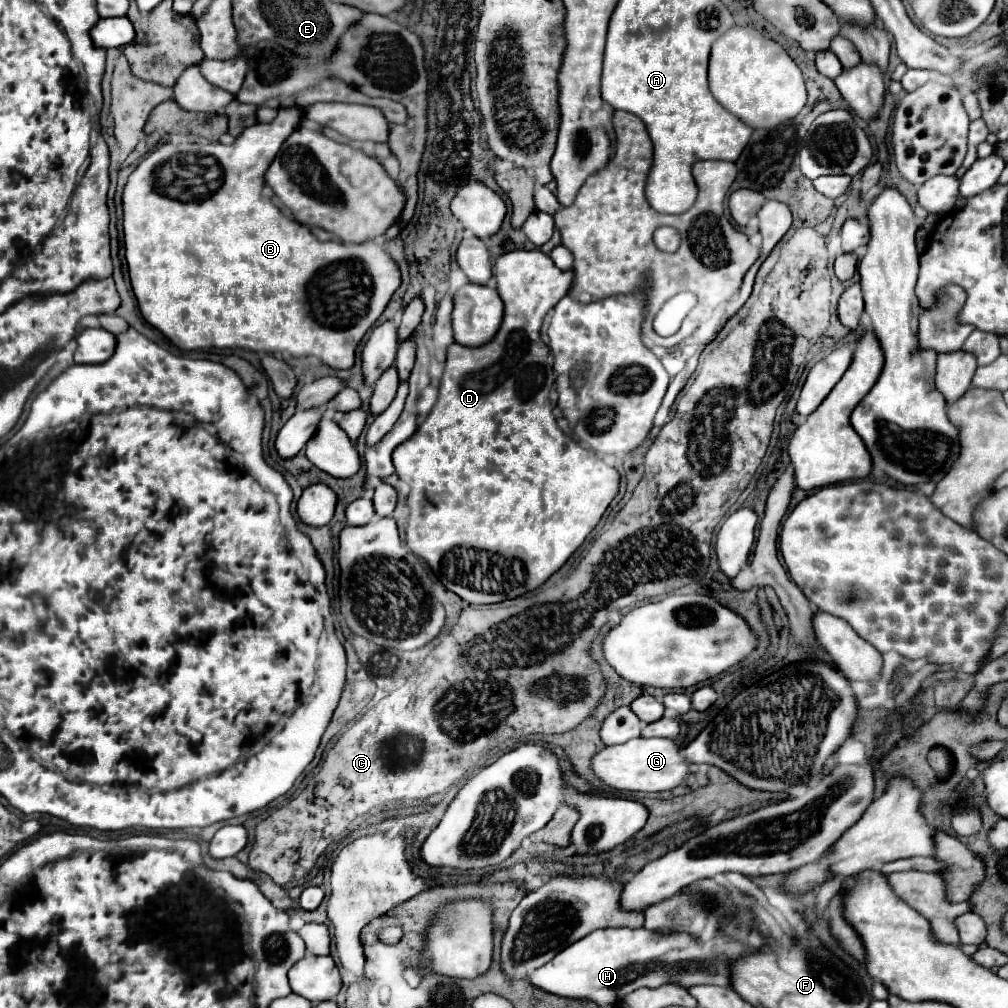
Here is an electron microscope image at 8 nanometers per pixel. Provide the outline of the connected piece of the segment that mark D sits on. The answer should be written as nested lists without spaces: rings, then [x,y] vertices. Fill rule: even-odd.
[[[515,250],[515,252],[505,252],[505,254],[497,256],[495,278],[497,278],[497,292],[499,292],[501,300],[505,302],[505,316],[503,316],[499,332],[485,346],[467,348],[467,346],[461,346],[457,342],[453,342],[449,346],[445,370],[443,370],[441,384],[439,384],[439,398],[437,398],[433,410],[429,412],[425,422],[417,428],[417,432],[407,442],[397,446],[397,450],[393,452],[393,464],[395,464],[397,476],[403,482],[407,482],[411,488],[411,492],[409,492],[411,514],[409,514],[409,526],[407,526],[407,544],[409,544],[411,552],[421,556],[433,568],[435,576],[451,592],[455,592],[457,596],[461,596],[463,600],[467,600],[471,604],[495,604],[495,602],[511,600],[511,598],[523,596],[523,594],[535,590],[537,586],[541,586],[583,544],[587,534],[597,526],[603,512],[607,510],[607,506],[611,504],[611,500],[619,492],[617,470],[607,466],[595,452],[585,450],[573,438],[563,434],[555,422],[553,406],[549,402],[549,388],[555,382],[555,374],[553,374],[553,368],[547,364],[549,348],[543,344],[539,330],[541,330],[541,324],[543,324],[547,310],[553,308],[563,296],[567,296],[569,286],[573,282],[573,272],[559,270],[553,264],[553,260],[547,254],[543,254],[541,250],[529,250],[529,252],[527,250]]]

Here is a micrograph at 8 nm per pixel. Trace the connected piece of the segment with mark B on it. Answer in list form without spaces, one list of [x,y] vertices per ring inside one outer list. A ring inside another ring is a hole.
[[[281,108],[281,110],[279,110],[279,116],[277,116],[271,124],[253,124],[253,126],[245,128],[245,130],[243,130],[243,134],[241,134],[233,144],[229,144],[229,146],[225,146],[225,144],[221,144],[221,142],[207,142],[207,144],[199,144],[199,142],[181,142],[181,144],[165,142],[165,144],[157,146],[151,154],[147,154],[147,156],[139,162],[139,166],[133,170],[133,174],[129,176],[129,180],[127,180],[127,184],[125,184],[125,190],[123,190],[123,232],[125,232],[125,248],[127,248],[127,266],[129,266],[131,288],[133,288],[135,296],[137,296],[139,310],[141,310],[143,318],[145,318],[151,326],[155,326],[159,332],[163,332],[163,334],[165,334],[165,336],[167,336],[167,338],[169,338],[177,348],[181,348],[181,350],[203,350],[203,348],[245,348],[245,350],[253,350],[253,352],[269,352],[269,354],[281,352],[281,354],[291,354],[291,356],[295,356],[295,358],[299,358],[299,356],[317,356],[317,358],[321,358],[321,360],[323,360],[327,366],[331,366],[331,368],[351,368],[351,366],[353,366],[353,362],[355,362],[355,350],[357,350],[357,344],[361,342],[361,338],[365,336],[365,332],[367,332],[367,330],[377,322],[377,318],[383,314],[383,310],[385,310],[387,302],[391,300],[393,292],[399,288],[399,284],[401,284],[399,268],[397,268],[397,264],[391,260],[391,256],[389,256],[387,252],[383,252],[379,246],[375,246],[375,244],[371,244],[371,242],[365,242],[365,244],[321,242],[321,240],[317,240],[317,238],[311,234],[311,230],[309,230],[307,226],[301,226],[301,224],[297,224],[295,220],[289,220],[289,218],[285,218],[285,216],[281,214],[281,212],[285,212],[286,206],[281,202],[281,198],[279,198],[275,192],[273,192],[273,202],[261,194],[261,188],[263,188],[263,176],[265,181],[265,174],[267,174],[269,164],[273,162],[275,154],[279,152],[279,148],[281,148],[281,144],[287,140],[287,136],[289,136],[297,126],[299,126],[299,120],[301,120],[301,110],[297,110],[297,108]]]

